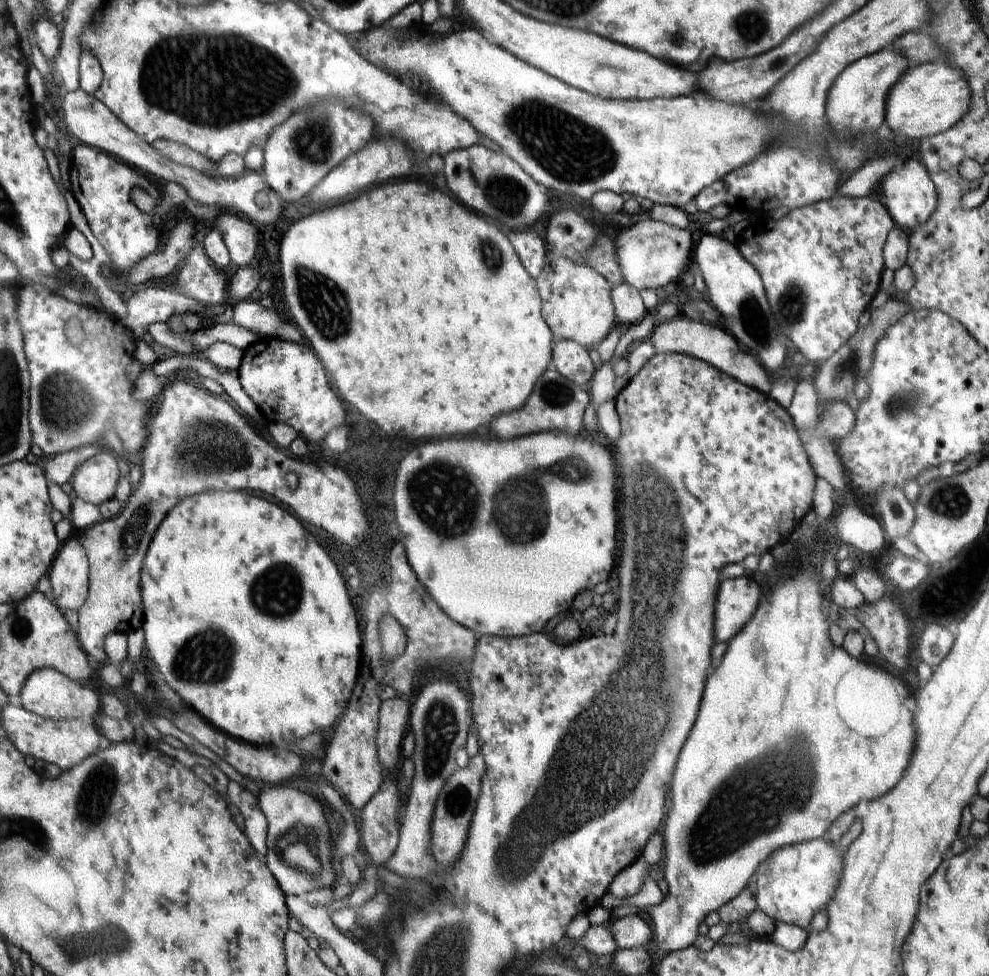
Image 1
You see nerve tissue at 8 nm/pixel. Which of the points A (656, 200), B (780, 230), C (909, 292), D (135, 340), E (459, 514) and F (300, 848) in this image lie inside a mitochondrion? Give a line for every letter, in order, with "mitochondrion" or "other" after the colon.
A: other
B: other
C: other
D: other
E: mitochondrion
F: mitochondrion

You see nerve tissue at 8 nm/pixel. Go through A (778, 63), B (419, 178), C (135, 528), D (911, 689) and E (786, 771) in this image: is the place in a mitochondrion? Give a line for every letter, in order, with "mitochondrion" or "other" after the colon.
A: other
B: other
C: mitochondrion
D: other
E: mitochondrion

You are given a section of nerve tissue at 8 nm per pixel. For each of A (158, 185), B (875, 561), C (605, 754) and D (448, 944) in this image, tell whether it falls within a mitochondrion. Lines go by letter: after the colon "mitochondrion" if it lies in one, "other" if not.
A: other
B: other
C: mitochondrion
D: mitochondrion

